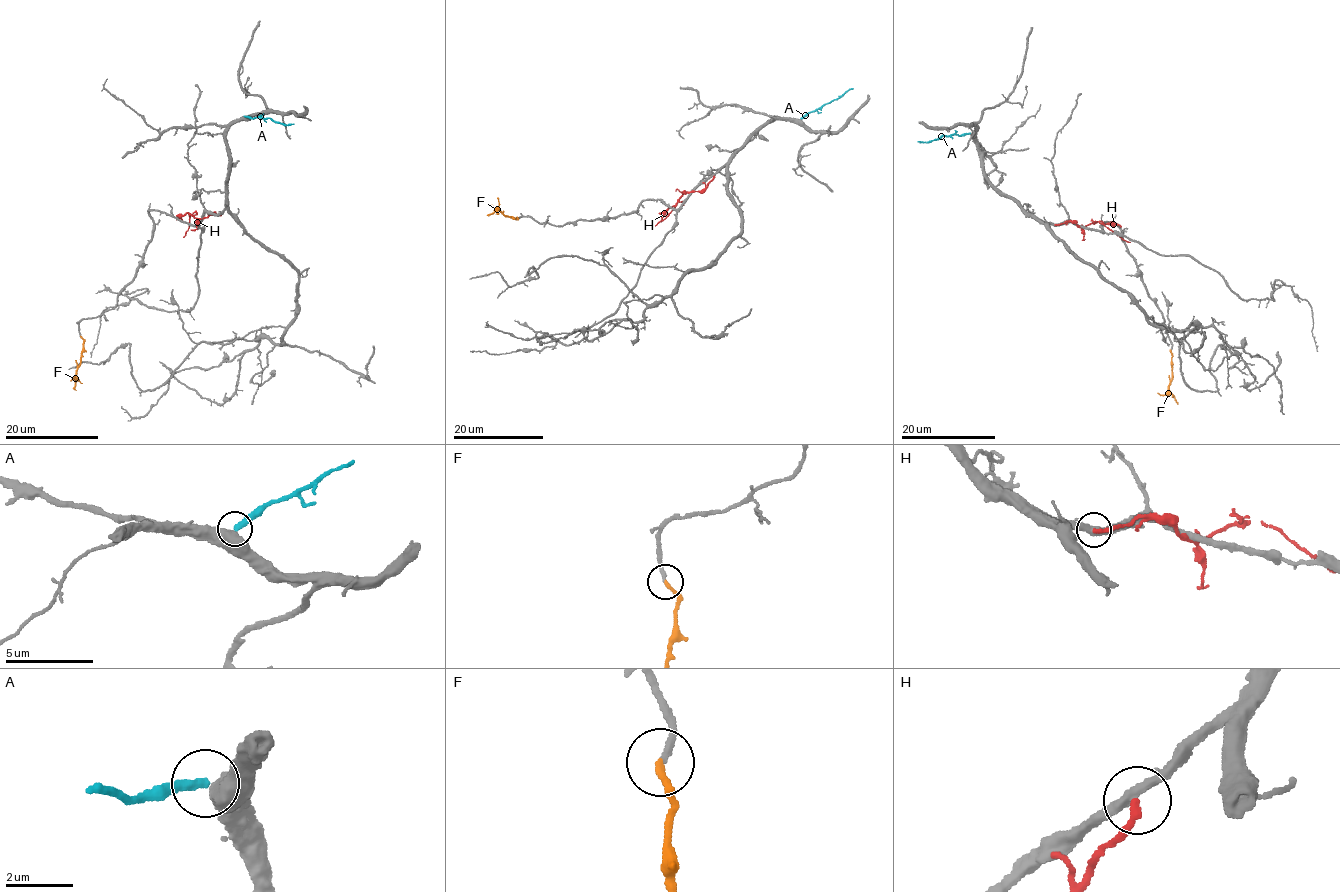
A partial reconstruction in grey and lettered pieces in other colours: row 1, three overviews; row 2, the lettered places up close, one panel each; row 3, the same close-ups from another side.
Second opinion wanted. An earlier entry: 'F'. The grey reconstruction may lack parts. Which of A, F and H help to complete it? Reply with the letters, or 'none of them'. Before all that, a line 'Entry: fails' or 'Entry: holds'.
Entry: holds
F

